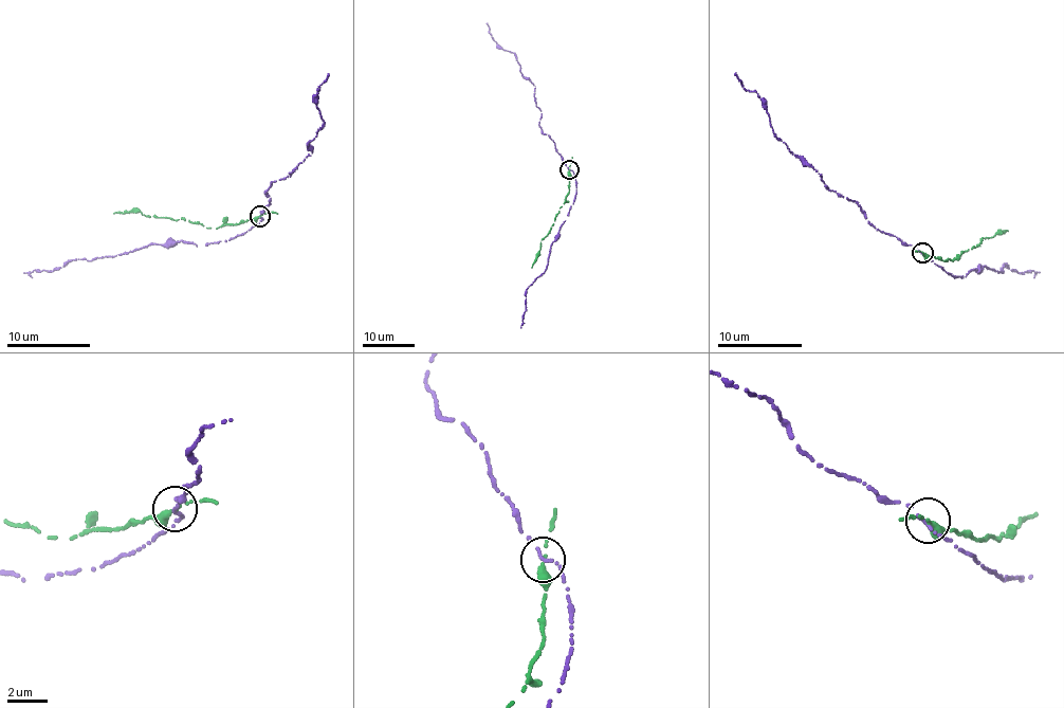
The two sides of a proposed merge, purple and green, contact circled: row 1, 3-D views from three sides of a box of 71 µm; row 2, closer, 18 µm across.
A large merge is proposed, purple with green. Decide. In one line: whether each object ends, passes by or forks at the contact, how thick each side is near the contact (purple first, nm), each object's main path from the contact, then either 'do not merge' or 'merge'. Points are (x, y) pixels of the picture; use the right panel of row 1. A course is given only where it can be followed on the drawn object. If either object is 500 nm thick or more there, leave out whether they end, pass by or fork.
purple passes by | green ends | 140/320 nm | purple via (923, 253), (881, 232), (854, 201), (826, 186), (791, 152), (773, 131), (767, 103), (746, 90), (735, 73) | green via (923, 253), (952, 261), (982, 239), (1006, 231) | do not merge

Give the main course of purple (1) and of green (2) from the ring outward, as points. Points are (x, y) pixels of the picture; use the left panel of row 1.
1: (260, 216), (270, 205), (267, 193), (273, 182), (313, 153), (309, 142), (324, 122), (315, 97), (329, 74)
2: (260, 216), (217, 229), (206, 229), (184, 218), (154, 218), (133, 210), (113, 214)

